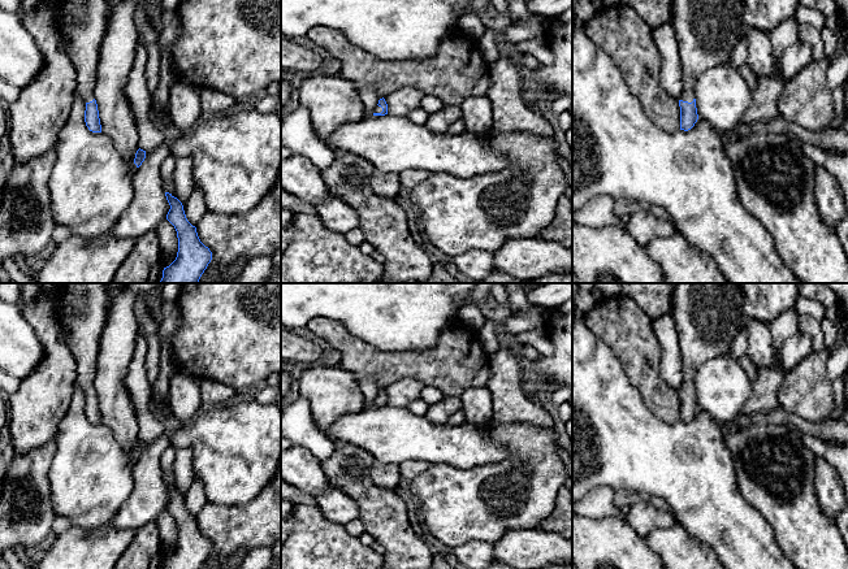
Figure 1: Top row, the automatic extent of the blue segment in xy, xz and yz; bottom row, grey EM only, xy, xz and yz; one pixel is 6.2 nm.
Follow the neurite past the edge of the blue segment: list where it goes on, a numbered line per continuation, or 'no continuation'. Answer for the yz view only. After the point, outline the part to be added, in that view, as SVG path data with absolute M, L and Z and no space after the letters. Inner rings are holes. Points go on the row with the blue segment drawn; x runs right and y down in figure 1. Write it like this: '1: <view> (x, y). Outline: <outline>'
1: yz (708, 31). Outline: M674 0L671 25L678 40L683 101L695 99L696 78L717 66L727 66L736 44L741 42L744 23L743 0Z

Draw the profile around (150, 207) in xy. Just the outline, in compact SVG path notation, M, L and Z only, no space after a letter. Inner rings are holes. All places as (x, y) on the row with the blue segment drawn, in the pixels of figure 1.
M165 143L146 152L146 158L133 177L134 197L116 222L112 235L137 239L156 230L166 220L170 205L163 188L160 168L169 156Z

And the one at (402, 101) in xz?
M412 87L395 90L384 97L388 104L388 114L407 117L412 110L420 108L424 96L420 90Z

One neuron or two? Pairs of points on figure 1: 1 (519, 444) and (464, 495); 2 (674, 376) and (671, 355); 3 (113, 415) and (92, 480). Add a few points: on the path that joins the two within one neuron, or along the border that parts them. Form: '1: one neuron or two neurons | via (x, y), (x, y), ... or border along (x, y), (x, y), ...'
1: one neuron | via (535, 476), (531, 498), (522, 515), (496, 521)
2: one neuron | via (671, 370), (671, 360)
3: two neurons | border along (102, 422), (126, 454)

